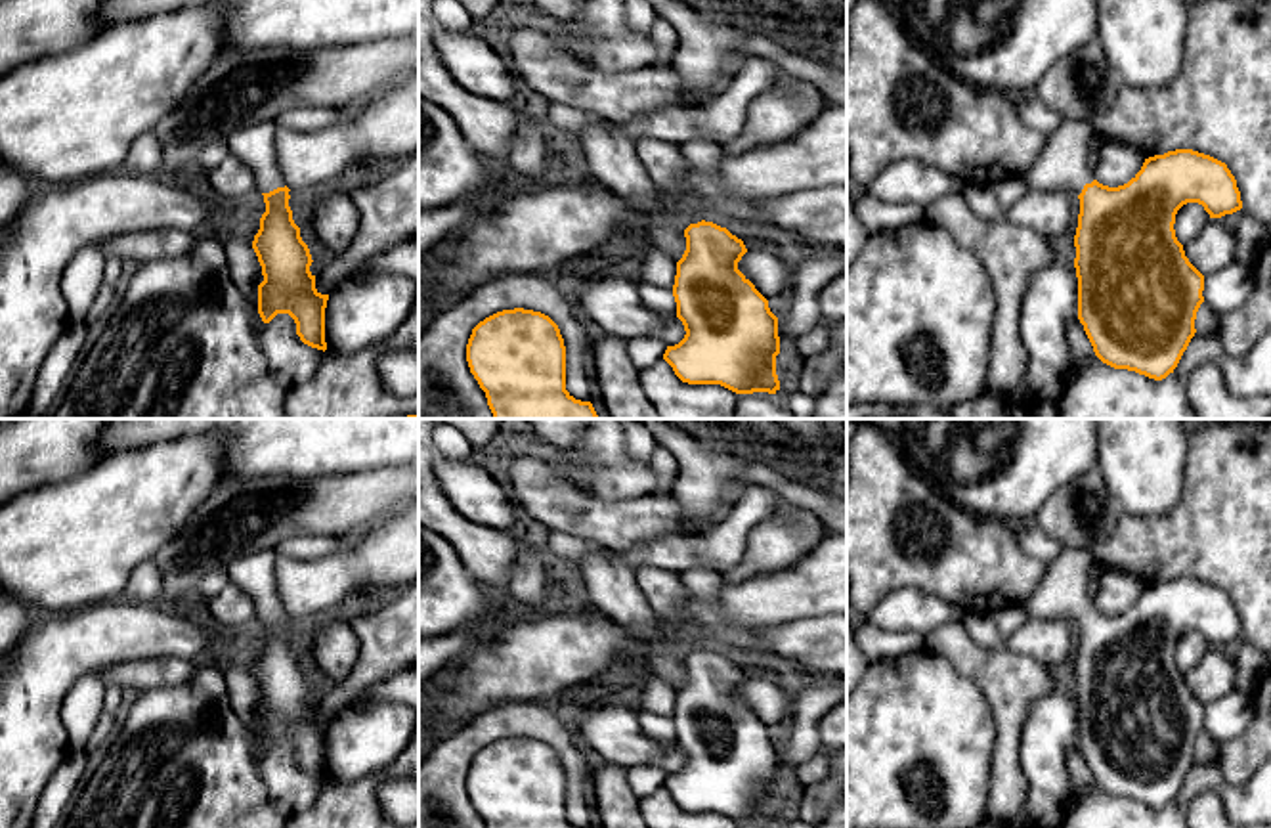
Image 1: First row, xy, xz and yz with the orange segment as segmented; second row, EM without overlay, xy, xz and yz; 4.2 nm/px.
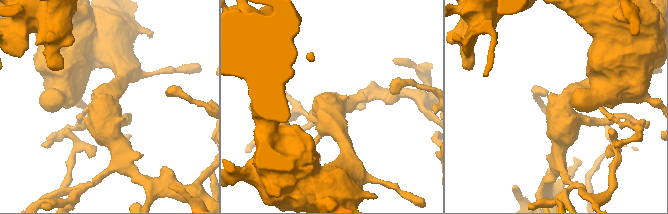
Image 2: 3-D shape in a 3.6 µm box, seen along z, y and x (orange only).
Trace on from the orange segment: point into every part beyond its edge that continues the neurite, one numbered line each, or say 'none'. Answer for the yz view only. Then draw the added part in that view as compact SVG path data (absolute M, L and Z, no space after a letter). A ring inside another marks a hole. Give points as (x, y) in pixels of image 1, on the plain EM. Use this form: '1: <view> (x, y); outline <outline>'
1: yz (1063, 593); outline M1063 549L1047 564L1045 576L1021 604L1030 618L1080 623L1086 612L1095 608L1088 591L1093 555L1089 549Z

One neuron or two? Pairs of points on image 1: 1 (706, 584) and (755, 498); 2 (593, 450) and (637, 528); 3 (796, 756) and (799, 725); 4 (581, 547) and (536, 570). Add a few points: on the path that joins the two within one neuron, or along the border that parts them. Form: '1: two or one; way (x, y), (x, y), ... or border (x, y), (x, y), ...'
1: two; border (681, 572), (710, 568), (721, 576)
2: two; border (580, 484), (608, 501), (654, 494)
3: one; way (797, 748), (799, 733)
4: one; way (570, 549), (555, 549), (543, 559)

